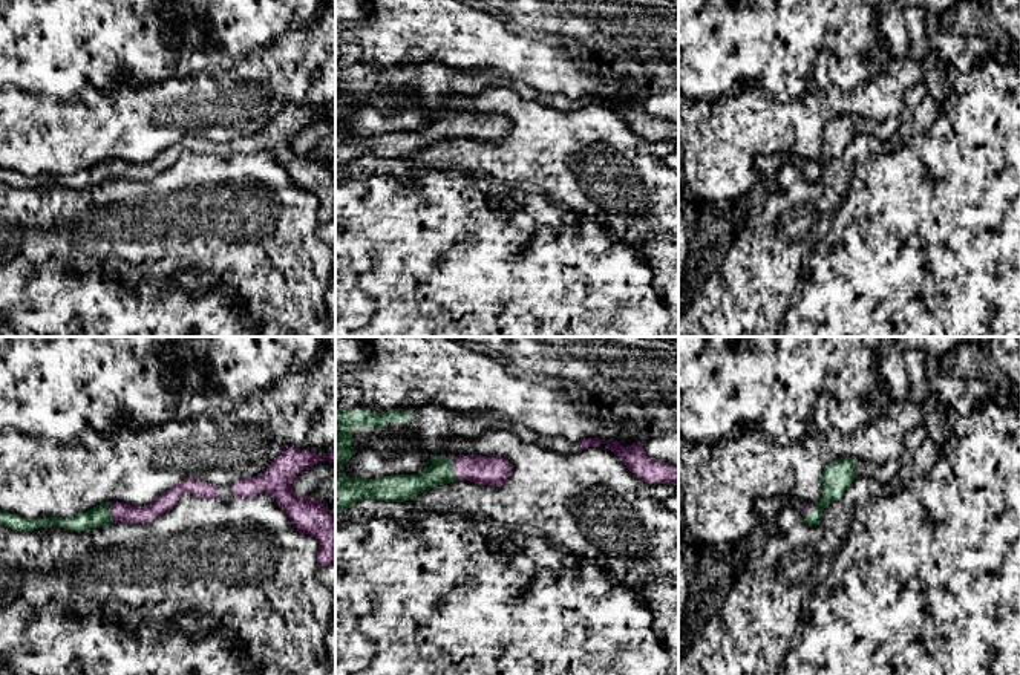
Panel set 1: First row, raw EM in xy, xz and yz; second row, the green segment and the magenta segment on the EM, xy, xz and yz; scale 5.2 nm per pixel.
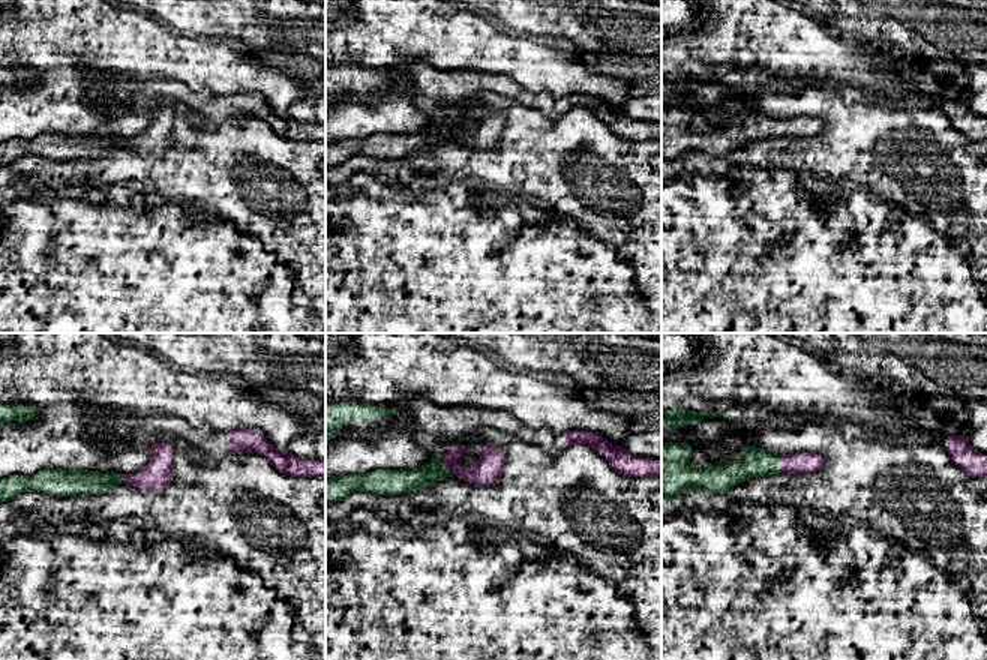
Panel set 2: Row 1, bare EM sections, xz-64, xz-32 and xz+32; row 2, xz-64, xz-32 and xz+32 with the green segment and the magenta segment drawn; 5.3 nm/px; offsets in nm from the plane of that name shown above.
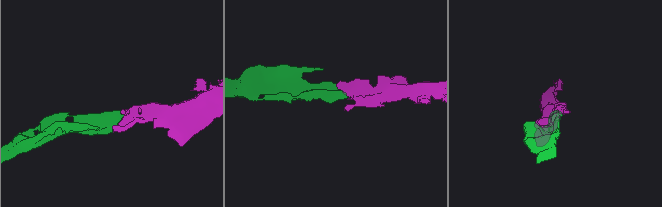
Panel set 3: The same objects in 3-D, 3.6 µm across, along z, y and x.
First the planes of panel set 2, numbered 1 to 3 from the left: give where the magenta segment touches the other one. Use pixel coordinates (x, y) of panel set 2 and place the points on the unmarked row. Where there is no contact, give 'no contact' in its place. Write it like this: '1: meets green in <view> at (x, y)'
1: meets green in xz-64 at (122, 143)
2: meets green in xz-32 at (446, 135)
3: meets green in xz+32 at (779, 128)

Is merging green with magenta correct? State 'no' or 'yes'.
yes

